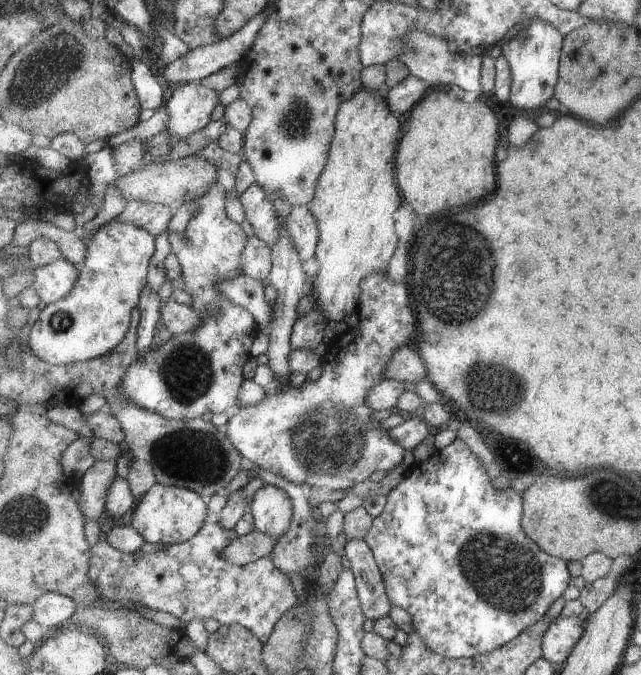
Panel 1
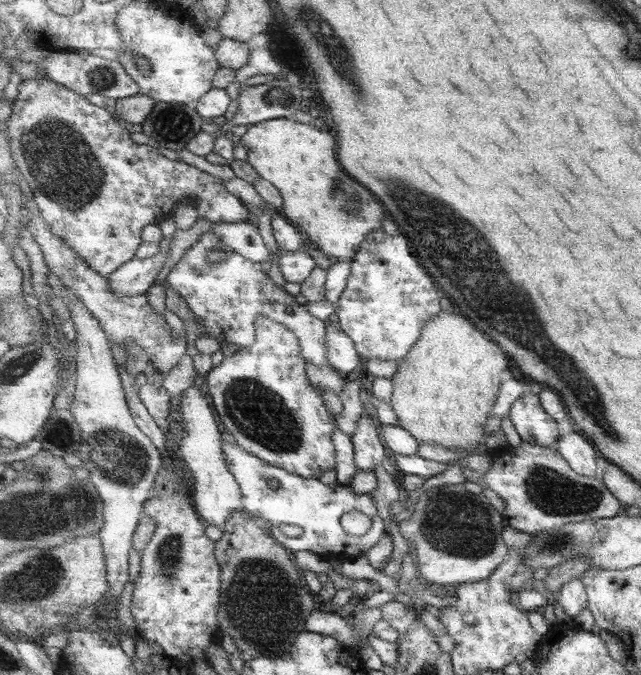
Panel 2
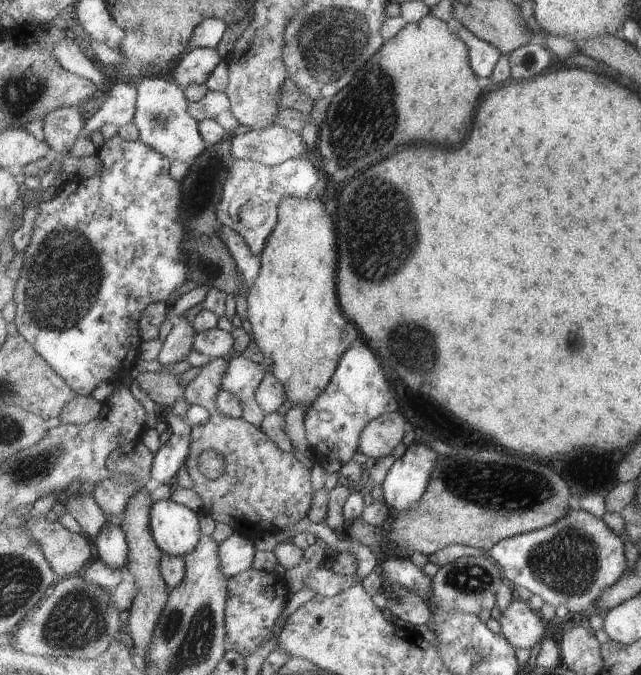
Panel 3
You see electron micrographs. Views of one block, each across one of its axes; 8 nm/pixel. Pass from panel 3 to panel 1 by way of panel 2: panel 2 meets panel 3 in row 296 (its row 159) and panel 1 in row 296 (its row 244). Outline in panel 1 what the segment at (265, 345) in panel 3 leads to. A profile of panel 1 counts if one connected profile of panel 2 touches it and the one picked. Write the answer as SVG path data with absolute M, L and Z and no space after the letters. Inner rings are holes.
M362 87L361 90L355 93L353 98L343 101L341 108L338 110L338 116L336 117L336 133L334 134L334 140L331 143L330 156L328 158L326 169L320 178L318 186L318 192L315 195L313 201L308 205L309 210L315 215L318 220L320 228L320 241L316 250L316 256L320 263L320 268L317 271L317 275L312 279L313 291L312 297L315 300L321 310L328 316L329 320L336 322L343 320L345 321L349 315L358 314L361 302L362 302L362 290L360 287L361 281L371 273L375 271L387 271L389 261L393 258L393 254L397 250L397 232L395 232L395 218L393 214L399 210L403 198L399 194L399 186L397 186L397 174L395 172L395 156L397 156L397 150L401 138L403 138L403 124L401 124L401 118L405 116L399 116L388 103L386 96L379 91L372 91Z

